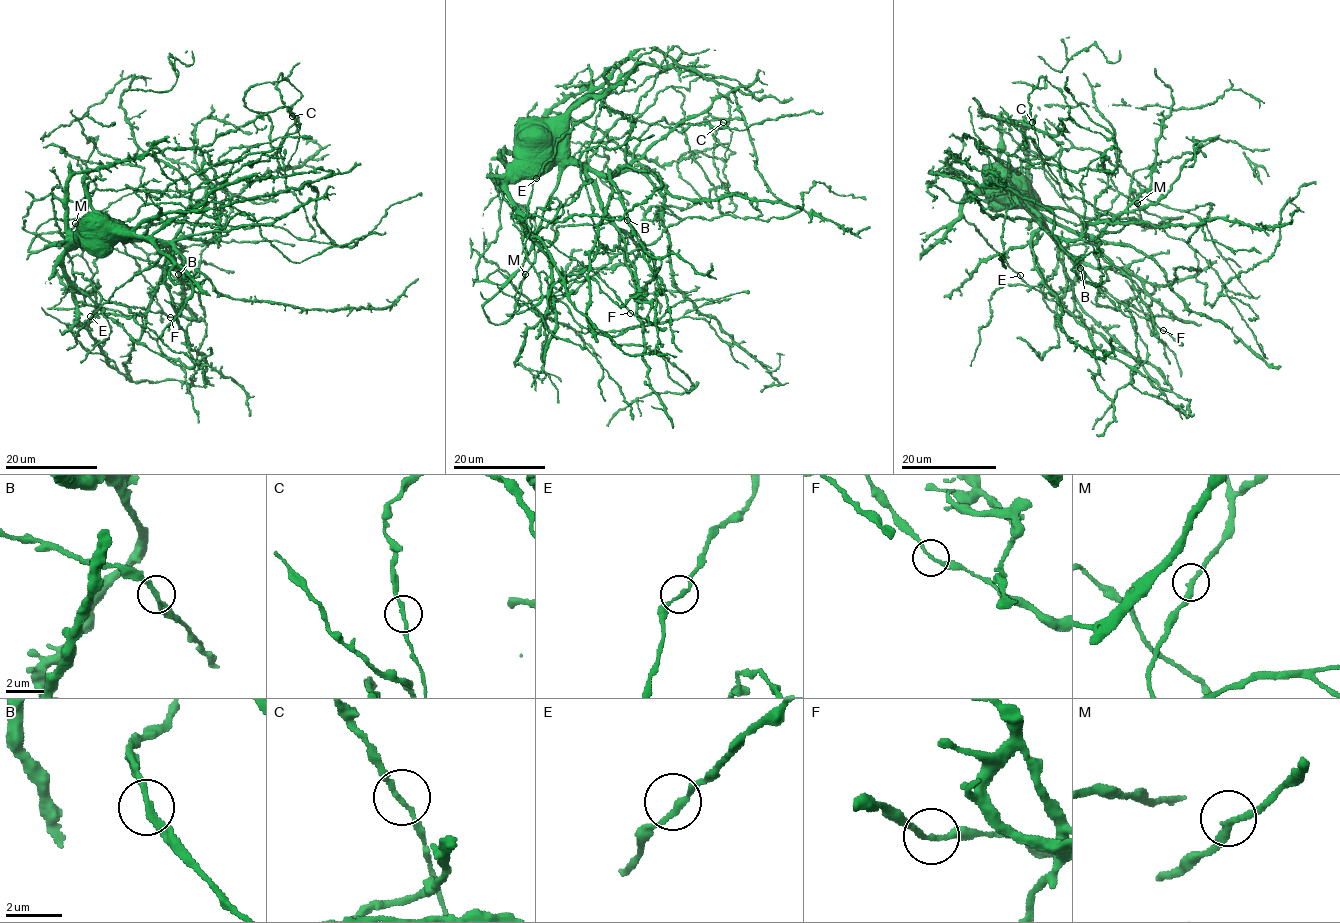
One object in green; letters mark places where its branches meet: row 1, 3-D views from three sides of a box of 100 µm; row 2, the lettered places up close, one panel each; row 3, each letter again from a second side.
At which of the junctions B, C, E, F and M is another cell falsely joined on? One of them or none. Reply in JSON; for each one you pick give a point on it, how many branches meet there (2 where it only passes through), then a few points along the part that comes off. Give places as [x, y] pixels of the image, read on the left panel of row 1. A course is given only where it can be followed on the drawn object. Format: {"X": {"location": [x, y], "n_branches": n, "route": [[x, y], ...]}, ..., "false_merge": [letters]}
{"false_merge": []}

